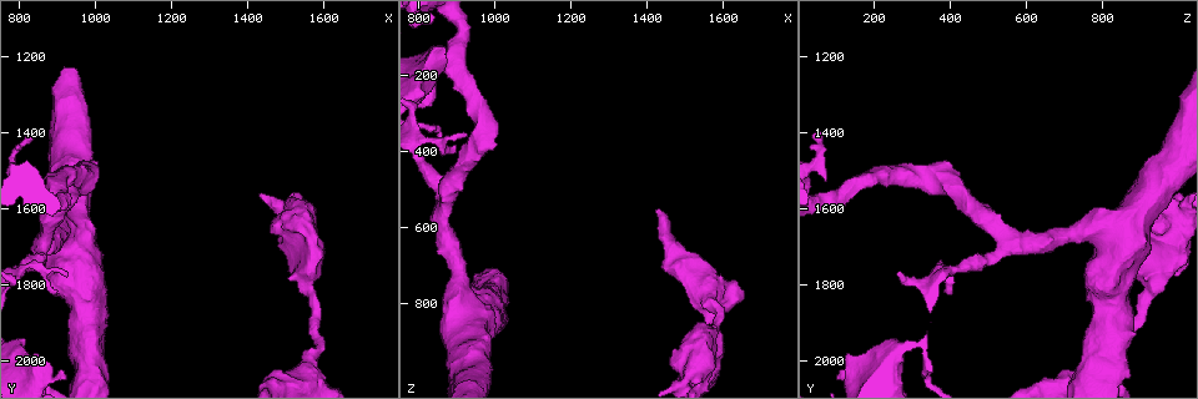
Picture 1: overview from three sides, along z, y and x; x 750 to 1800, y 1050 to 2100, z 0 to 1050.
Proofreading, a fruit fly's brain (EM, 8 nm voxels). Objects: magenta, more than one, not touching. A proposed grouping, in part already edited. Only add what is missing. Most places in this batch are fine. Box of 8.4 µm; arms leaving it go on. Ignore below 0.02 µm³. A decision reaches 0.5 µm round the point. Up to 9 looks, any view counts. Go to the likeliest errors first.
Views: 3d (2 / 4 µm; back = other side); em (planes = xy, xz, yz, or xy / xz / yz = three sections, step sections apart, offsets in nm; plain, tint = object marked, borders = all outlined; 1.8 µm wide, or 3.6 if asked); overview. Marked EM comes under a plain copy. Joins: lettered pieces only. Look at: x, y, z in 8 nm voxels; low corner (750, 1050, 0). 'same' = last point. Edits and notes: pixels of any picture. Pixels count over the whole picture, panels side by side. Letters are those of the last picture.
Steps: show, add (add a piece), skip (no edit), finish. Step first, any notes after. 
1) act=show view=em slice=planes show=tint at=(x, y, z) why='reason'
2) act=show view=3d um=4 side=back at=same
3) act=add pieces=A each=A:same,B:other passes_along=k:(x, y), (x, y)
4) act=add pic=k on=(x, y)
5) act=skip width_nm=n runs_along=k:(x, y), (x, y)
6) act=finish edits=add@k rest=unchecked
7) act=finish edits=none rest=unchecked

act=show view=3d um=4 at=(850, 1985, 130) why='free end'

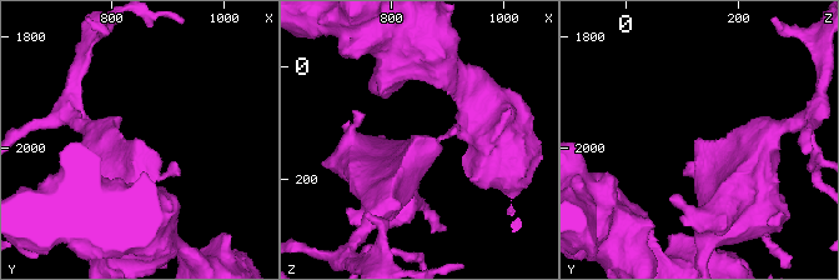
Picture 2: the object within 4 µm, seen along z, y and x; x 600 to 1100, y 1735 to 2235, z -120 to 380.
act=show view=em slice=planes show=tint at=(855, 1980, 130) why='now the EM'

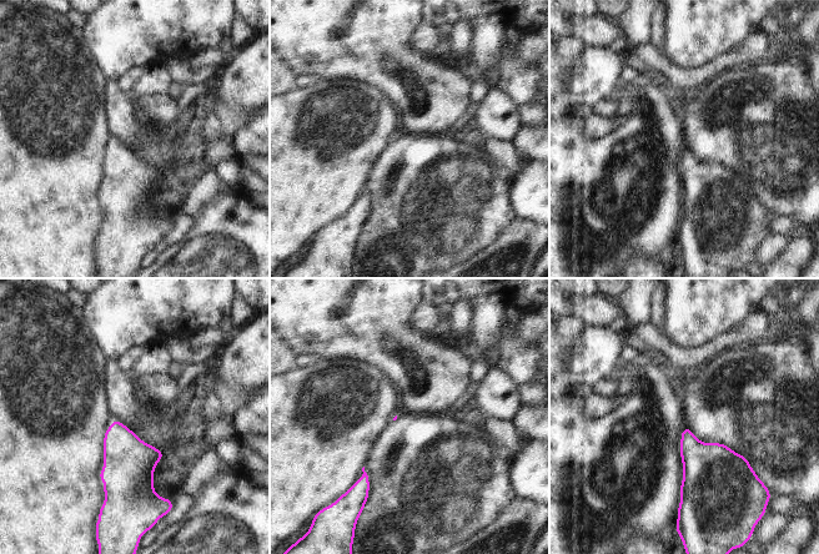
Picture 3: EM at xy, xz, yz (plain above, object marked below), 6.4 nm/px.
act=show view=em slice=planes show=borders at=same why='see the neighbours'

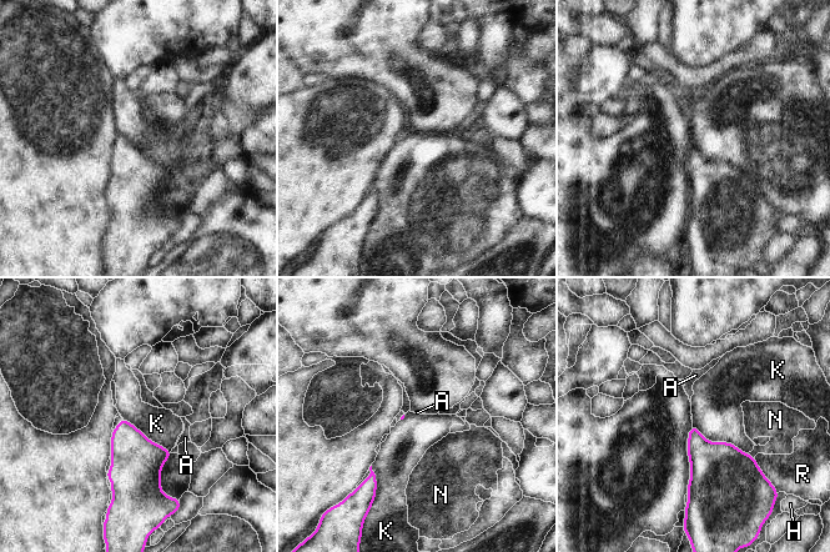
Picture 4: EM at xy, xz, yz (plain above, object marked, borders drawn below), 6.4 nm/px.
act=skip longest_contact=K:420nm each=A:other,H:other,K:other,N:other,R:other border=4:(692, 425), (748, 453) found='none of them fits'

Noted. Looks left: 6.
act=show view=em slice=planes show=borders at=(925, 1765, 345) why='branch stops here'

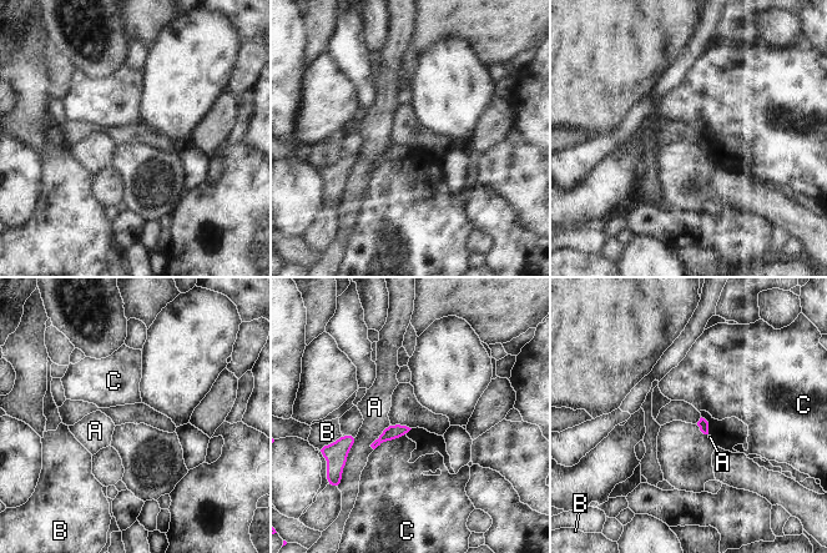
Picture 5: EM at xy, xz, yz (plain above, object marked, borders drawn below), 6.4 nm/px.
act=skip each=A:other,B:other,C:other border=5:(406, 435), (387, 440), (374, 450) found='none of them fits'

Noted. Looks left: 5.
act=show view=em um=3.6 slice=yz step=8 show=borders at=(1545, 1670, 845) why='thick end'

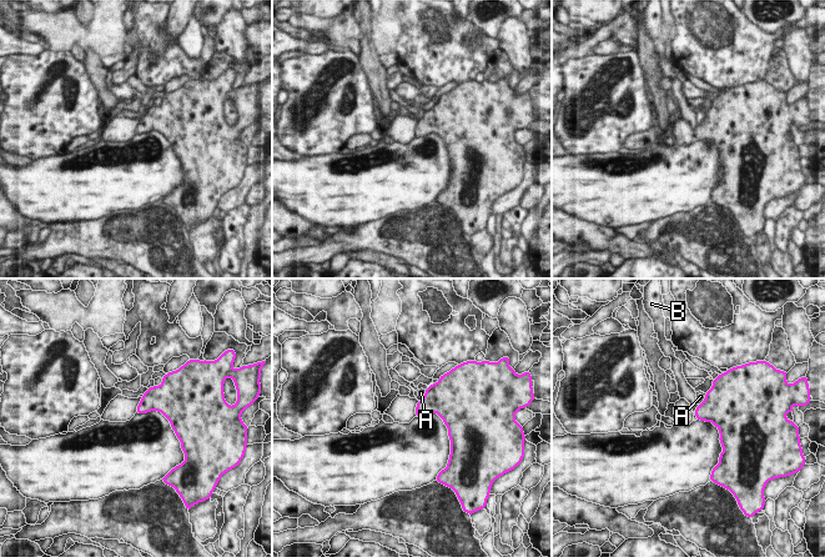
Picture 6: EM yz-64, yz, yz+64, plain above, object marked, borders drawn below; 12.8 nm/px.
act=show view=em um=3.6 slice=planes show=borders at=same

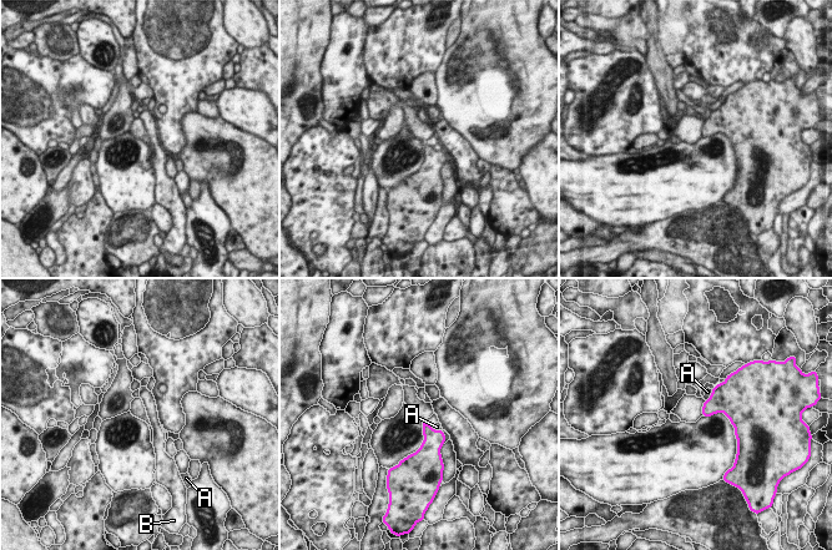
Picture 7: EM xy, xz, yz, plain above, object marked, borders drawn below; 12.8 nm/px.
act=skip each=A:other,B:other border=7:(423, 420), (432, 427) found='no lettered piece goes on from it'

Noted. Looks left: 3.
act=show view=em slice=yz step=4 show=tint at=(1560, 2025, 770) why='abrupt turn'

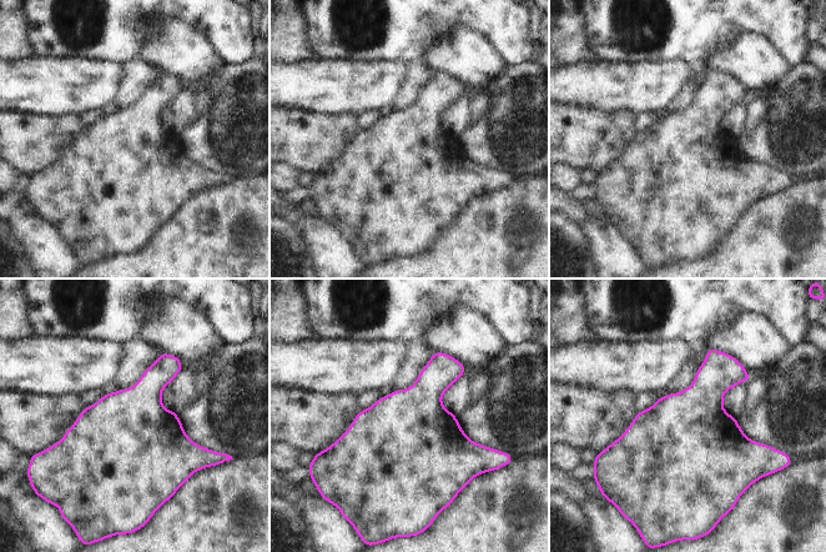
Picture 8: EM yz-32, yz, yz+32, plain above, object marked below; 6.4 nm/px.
act=show view=em slice=planes show=borders at=same why='another direction'

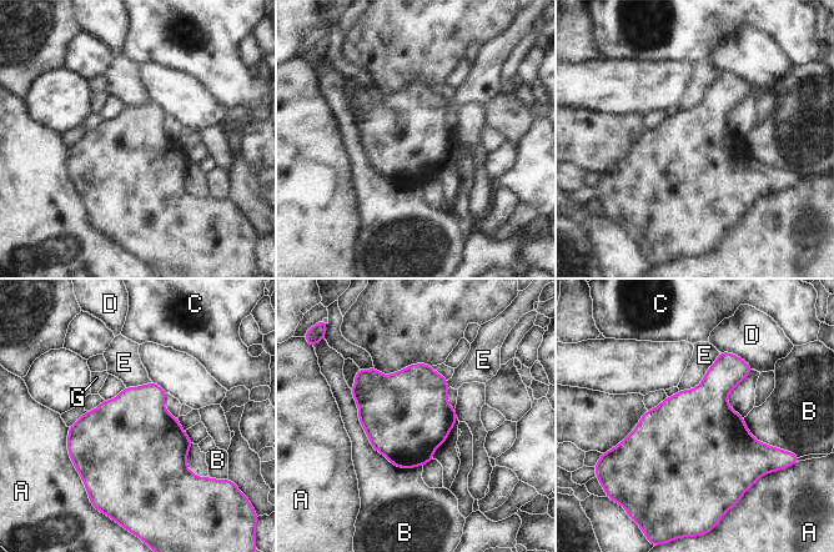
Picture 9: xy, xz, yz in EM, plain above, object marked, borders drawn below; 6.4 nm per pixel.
act=skip each=A:other,B:other,C:other,D:other,E:other,G:other border=9:(719, 352), (696, 386), (679, 391) found='none of them fits'

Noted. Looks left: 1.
act=finish edits=none rest=unchecked

